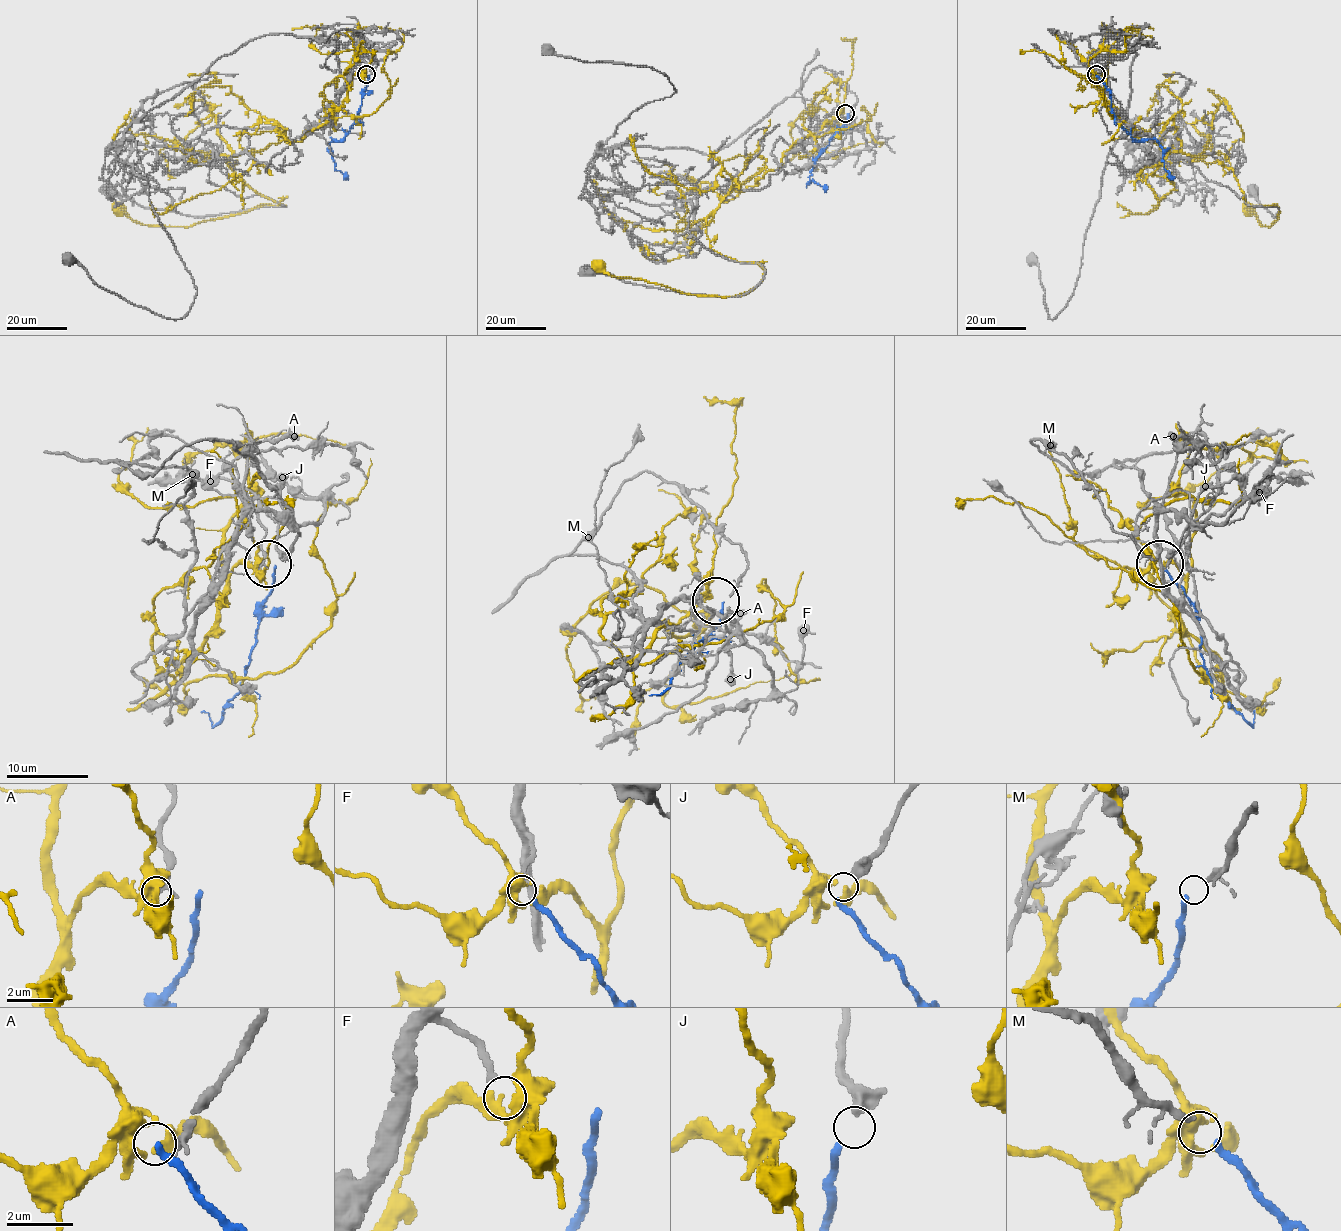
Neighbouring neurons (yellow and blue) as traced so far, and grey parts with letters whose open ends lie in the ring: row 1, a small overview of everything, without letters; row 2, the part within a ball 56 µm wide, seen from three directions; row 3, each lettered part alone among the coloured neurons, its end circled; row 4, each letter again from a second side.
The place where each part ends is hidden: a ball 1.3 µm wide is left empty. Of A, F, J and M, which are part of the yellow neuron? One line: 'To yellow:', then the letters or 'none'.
To yellow: none

